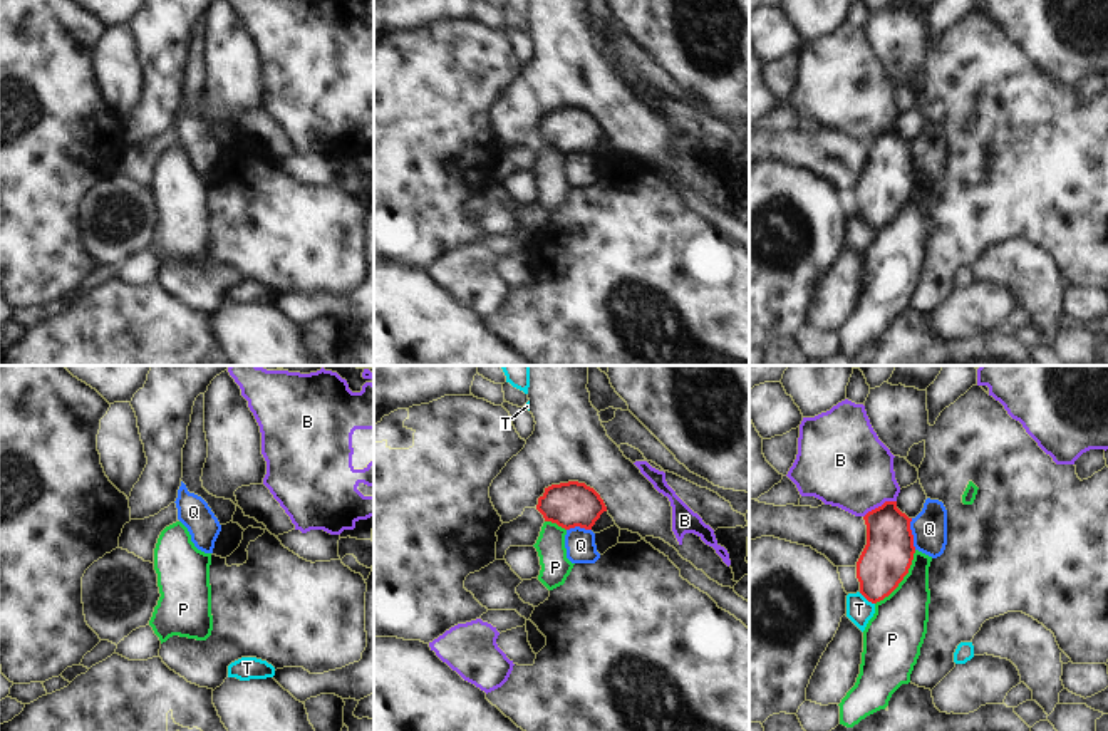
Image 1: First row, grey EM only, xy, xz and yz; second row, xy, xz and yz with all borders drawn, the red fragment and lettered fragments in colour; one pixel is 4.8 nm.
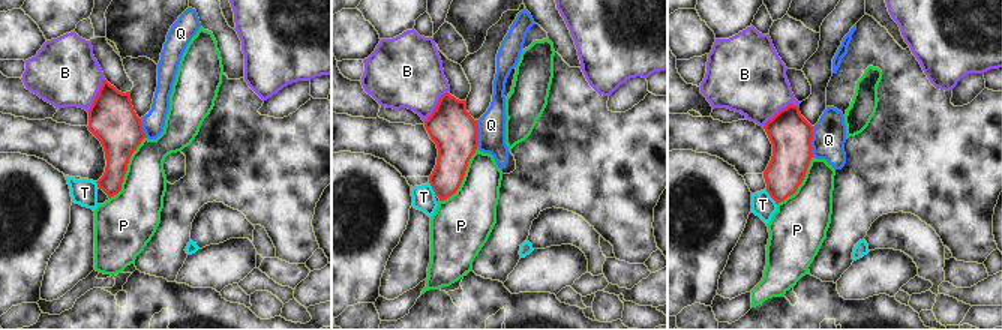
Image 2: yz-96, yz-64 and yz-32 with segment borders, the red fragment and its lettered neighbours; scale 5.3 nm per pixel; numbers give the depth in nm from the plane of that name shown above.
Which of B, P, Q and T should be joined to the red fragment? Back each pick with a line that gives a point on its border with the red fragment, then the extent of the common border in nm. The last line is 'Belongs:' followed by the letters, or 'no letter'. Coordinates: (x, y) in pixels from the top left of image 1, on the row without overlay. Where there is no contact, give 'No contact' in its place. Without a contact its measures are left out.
Belongs: no letter.

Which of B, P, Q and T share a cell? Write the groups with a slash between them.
B / P / Q / T

